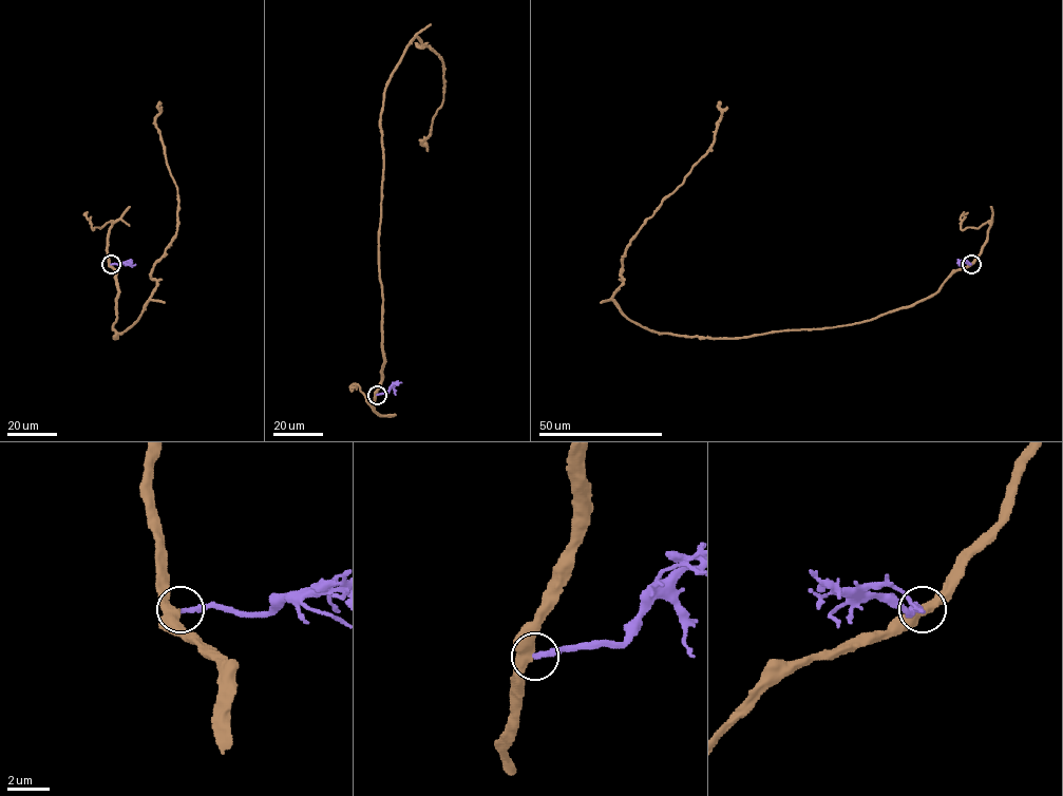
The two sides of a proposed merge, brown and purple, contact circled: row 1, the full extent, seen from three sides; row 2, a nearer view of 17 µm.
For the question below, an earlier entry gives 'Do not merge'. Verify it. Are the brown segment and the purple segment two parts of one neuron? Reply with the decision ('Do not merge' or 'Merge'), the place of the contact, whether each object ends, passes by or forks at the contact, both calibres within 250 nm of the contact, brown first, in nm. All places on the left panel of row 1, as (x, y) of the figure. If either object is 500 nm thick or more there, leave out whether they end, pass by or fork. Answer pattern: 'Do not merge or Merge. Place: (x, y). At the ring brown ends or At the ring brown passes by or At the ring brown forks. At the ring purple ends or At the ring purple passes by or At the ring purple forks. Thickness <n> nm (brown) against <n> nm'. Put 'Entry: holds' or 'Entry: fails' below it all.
Merge. Place: (111, 264). At the ring brown passes by. At the ring purple ends. Thickness 480 nm (brown) against 260 nm
Entry: fails

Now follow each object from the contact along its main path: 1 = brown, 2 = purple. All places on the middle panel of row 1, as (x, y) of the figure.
1: (376, 394), (384, 359), (380, 114), (415, 35), (443, 68), (425, 144)
2: (377, 394), (386, 393), (395, 383), (401, 382)

